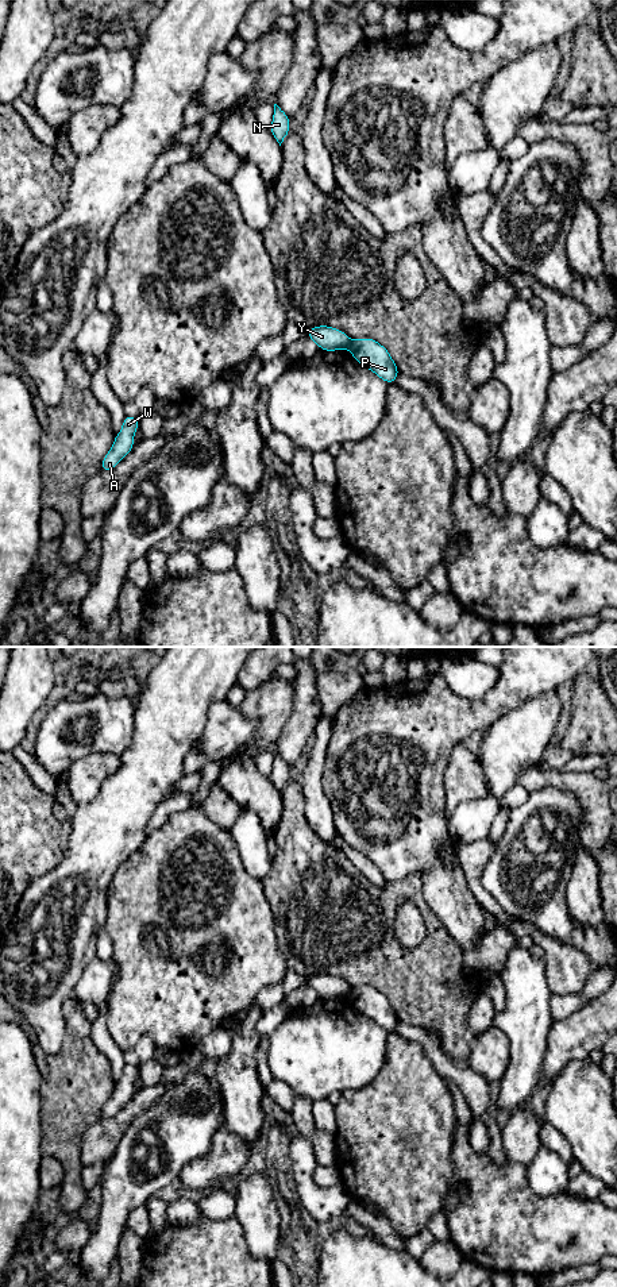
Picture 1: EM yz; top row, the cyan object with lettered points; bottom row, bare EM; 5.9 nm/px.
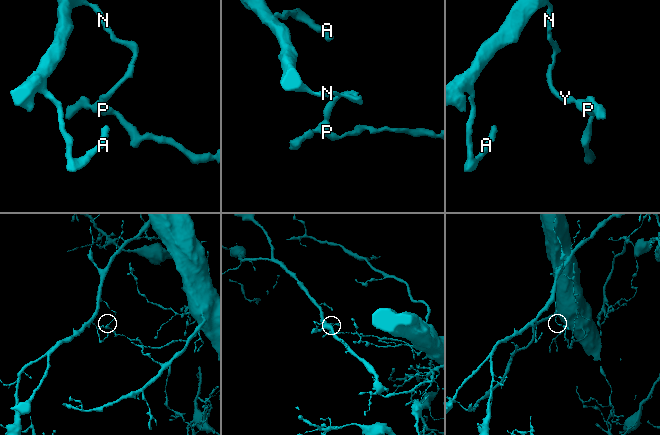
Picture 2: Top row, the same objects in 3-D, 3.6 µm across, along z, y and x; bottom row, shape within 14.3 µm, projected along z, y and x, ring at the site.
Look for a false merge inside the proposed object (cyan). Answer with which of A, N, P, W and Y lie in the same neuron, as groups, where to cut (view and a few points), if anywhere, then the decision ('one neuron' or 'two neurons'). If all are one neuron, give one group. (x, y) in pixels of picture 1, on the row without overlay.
A N W Y / P | yz (353, 989), (349, 995) | two neurons

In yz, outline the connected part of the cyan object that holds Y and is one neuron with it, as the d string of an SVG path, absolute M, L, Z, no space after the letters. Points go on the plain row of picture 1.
M328 974L308 976L308 986L324 999L350 997L352 990L343 979Z

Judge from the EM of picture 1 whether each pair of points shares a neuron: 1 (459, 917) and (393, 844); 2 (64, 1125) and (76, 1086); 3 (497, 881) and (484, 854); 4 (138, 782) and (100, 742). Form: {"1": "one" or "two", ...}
{"1": "one", "2": "one", "3": "two", "4": "two"}

